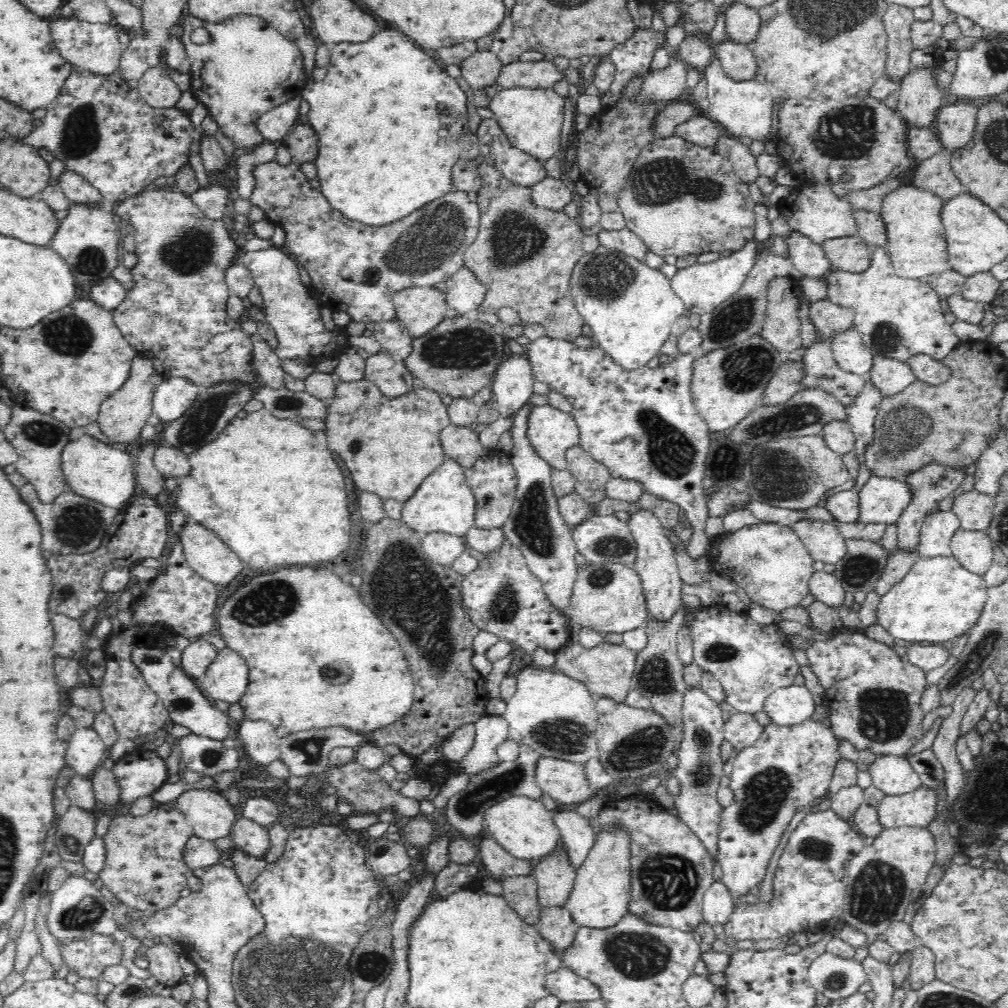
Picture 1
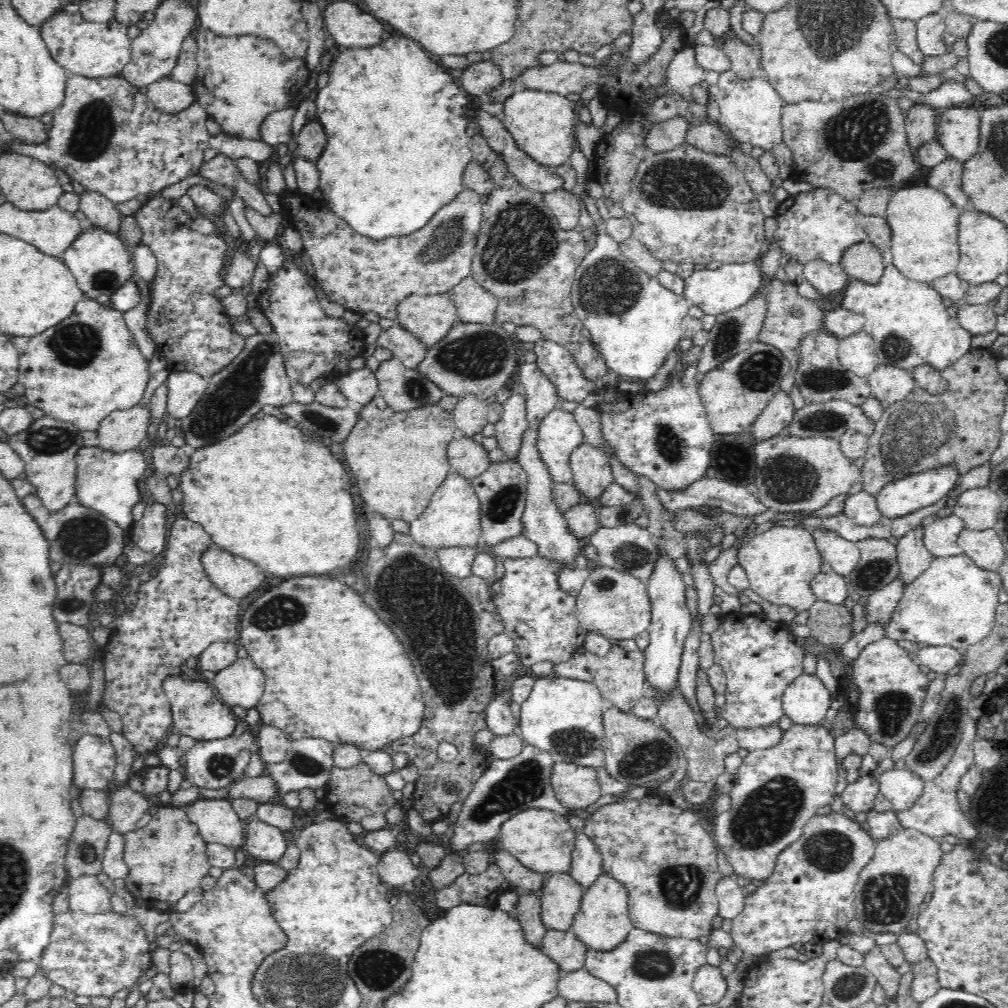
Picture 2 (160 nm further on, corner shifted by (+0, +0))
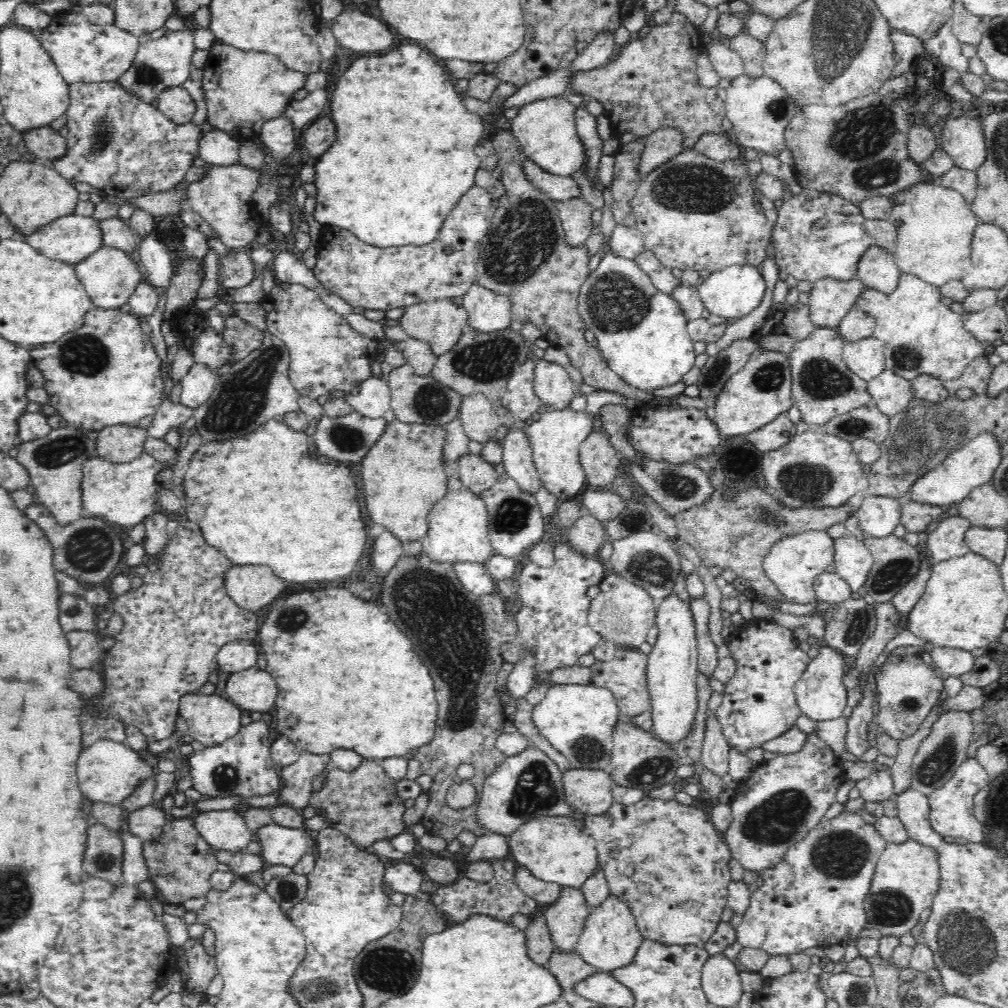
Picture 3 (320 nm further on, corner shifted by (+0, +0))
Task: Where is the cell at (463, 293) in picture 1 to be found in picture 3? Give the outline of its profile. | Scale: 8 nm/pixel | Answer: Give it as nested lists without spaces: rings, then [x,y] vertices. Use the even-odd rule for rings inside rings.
[[[476,282],[462,295],[461,307],[467,312],[467,328],[476,331],[506,330],[512,322],[509,298]]]

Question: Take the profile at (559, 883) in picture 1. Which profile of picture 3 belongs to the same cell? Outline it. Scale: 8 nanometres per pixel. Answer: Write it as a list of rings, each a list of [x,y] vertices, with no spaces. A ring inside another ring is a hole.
[[[559,885],[557,897],[541,908],[554,946],[575,949],[589,909],[581,889]]]

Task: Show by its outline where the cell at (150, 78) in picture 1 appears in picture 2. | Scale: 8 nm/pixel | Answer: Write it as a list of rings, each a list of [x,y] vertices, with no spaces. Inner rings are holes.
[[[170,77],[160,78],[146,88],[146,96],[157,110],[166,114],[176,114],[188,109],[195,101],[192,86],[175,82]]]

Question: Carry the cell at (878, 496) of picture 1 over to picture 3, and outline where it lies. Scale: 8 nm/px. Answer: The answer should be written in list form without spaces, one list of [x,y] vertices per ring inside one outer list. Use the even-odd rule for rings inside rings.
[[[980,434],[978,438],[973,438],[966,446],[956,450],[955,453],[949,454],[940,466],[927,470],[920,478],[917,478],[907,490],[907,493],[898,498],[899,503],[902,500],[919,502],[920,504],[939,506],[943,509],[947,508],[953,502],[958,502],[968,496],[968,493],[975,487],[988,482],[993,475],[997,464],[1002,460],[1002,444],[997,444],[992,434]]]

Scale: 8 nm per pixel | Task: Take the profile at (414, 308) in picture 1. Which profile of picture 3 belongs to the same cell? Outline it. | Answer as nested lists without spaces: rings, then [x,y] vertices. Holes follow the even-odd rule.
[[[447,299],[407,306],[399,320],[408,337],[428,343],[435,355],[450,350],[467,328],[466,310]]]

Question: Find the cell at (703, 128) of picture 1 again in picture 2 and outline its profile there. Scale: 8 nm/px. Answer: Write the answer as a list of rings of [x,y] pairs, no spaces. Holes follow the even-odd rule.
[[[714,122],[690,125],[685,142],[707,153],[724,155],[730,150],[731,137]]]

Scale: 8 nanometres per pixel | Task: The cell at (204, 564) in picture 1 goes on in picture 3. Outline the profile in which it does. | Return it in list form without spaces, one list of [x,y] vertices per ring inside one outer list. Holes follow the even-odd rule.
[[[234,564],[224,570],[222,580],[226,595],[243,609],[258,612],[280,598],[286,584],[266,566]]]

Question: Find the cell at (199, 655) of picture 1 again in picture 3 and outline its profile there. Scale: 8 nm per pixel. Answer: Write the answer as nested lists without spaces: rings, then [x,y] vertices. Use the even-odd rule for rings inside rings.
[[[234,641],[225,644],[215,654],[218,672],[234,674],[257,666],[258,653],[254,641]]]

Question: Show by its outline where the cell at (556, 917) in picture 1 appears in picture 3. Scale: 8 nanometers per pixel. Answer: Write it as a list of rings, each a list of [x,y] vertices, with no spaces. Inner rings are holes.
[[[556,946],[552,949],[546,966],[556,976],[560,986],[569,989],[575,982],[581,981],[597,971],[597,968],[586,962],[576,949],[564,951]]]

